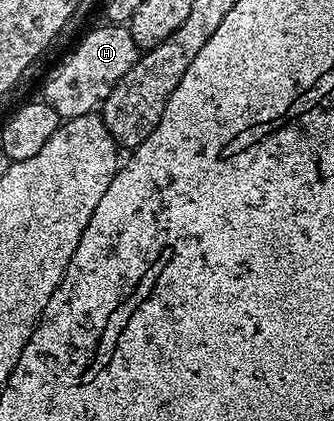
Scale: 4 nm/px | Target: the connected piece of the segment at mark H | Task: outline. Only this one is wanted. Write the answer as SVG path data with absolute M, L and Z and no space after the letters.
M124 23L103 24L104 25L98 26L97 29L90 30L68 54L49 71L48 78L44 81L42 100L50 107L54 107L54 111L61 119L81 117L87 113L99 110L114 87L114 83L118 83L118 79L122 79L122 75L126 75L126 71L130 71L130 67L134 67L138 50L132 38L131 28Z

